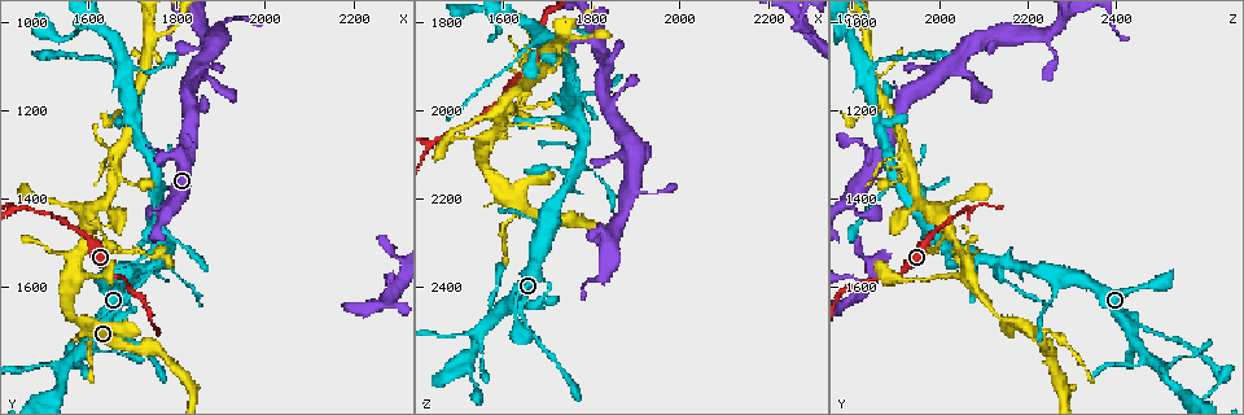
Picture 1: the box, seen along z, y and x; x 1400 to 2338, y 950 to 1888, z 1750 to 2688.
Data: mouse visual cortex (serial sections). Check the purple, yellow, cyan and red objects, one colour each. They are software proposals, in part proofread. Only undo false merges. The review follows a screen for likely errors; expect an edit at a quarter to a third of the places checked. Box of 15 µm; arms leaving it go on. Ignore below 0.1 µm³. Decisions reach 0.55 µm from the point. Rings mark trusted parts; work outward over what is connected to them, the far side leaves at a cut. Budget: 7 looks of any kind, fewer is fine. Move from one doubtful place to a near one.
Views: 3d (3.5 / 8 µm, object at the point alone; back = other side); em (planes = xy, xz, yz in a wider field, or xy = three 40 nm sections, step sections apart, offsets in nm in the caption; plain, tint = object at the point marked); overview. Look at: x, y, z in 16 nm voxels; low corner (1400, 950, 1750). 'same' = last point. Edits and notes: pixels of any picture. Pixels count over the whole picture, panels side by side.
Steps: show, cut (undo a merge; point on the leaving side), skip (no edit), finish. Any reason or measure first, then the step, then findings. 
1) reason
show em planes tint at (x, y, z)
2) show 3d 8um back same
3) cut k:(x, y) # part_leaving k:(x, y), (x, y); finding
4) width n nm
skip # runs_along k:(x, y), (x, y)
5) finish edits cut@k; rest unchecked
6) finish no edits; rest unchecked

sharp bend
show 3d 3.5um at (1635, 1685, 2425)

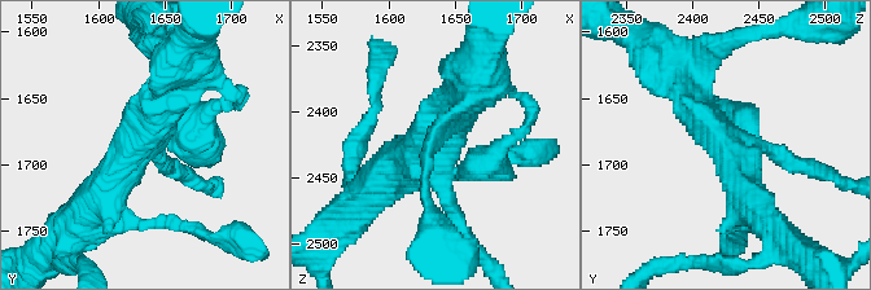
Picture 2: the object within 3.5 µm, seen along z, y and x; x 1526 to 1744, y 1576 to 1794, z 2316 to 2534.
show em planes tint at (1630, 1682, 2424)

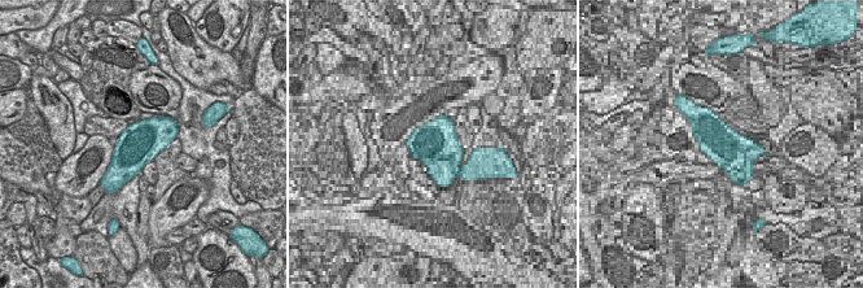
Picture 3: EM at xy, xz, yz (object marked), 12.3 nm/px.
skip # continuous, no second cell

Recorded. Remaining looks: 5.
branch point
show 3d 3.5um at (1750, 1350, 1905)

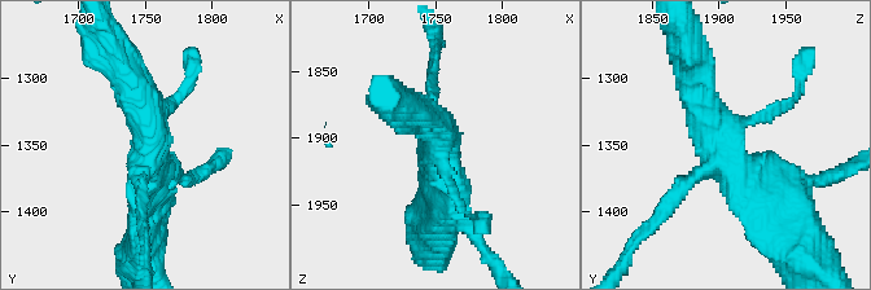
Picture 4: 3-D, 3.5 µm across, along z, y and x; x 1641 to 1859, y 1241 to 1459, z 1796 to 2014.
show em xy step 1 tint at (1752, 1356, 1906)

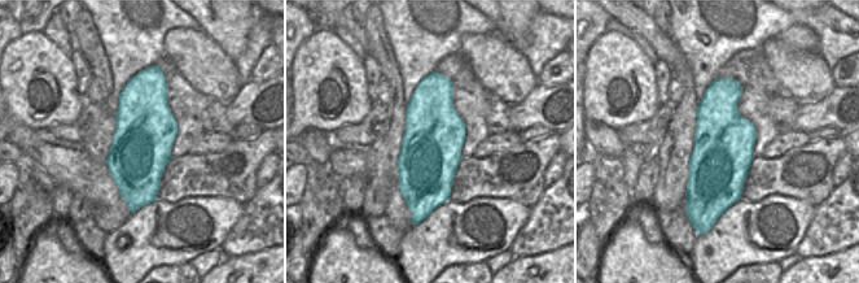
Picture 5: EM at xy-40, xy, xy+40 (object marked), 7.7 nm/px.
skip # runs_along 4:(783, 220), (721, 149), (691, 78); all the same cell

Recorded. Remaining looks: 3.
three arms meet
show 3d 3.5um at (1680, 1100, 1840)

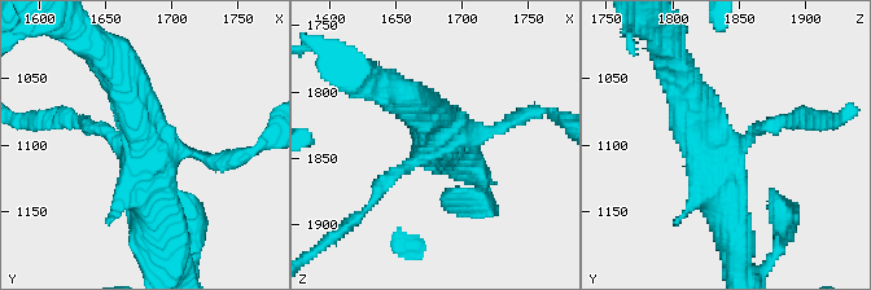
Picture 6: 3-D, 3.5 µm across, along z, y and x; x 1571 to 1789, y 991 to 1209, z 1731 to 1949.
show em planes tint at (1676, 1094, 1842)

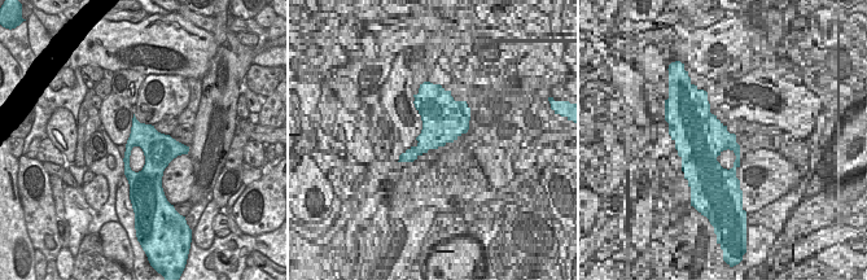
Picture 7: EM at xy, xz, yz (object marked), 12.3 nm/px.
cut 6:(784, 118) # part_leaving 6:(753, 131), (843, 114); two cells meet here

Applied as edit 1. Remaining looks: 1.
finish edits cut@6; rest unchecked

